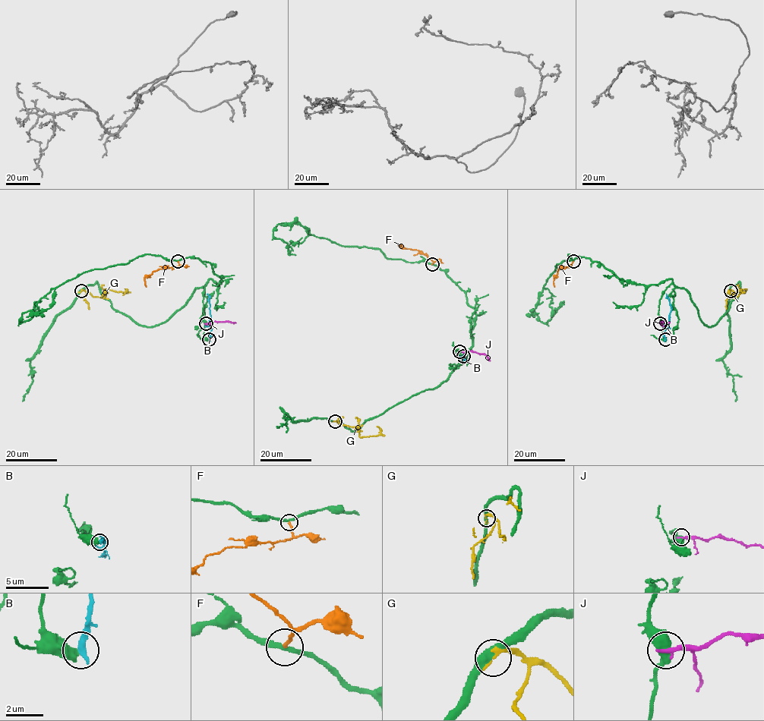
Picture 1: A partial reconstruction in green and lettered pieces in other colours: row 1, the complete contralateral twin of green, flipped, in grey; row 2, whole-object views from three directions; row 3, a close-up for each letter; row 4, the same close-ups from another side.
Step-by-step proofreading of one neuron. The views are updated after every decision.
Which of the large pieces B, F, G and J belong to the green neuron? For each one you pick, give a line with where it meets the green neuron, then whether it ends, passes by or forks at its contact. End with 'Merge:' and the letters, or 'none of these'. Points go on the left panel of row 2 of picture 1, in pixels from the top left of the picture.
Merge: none of these

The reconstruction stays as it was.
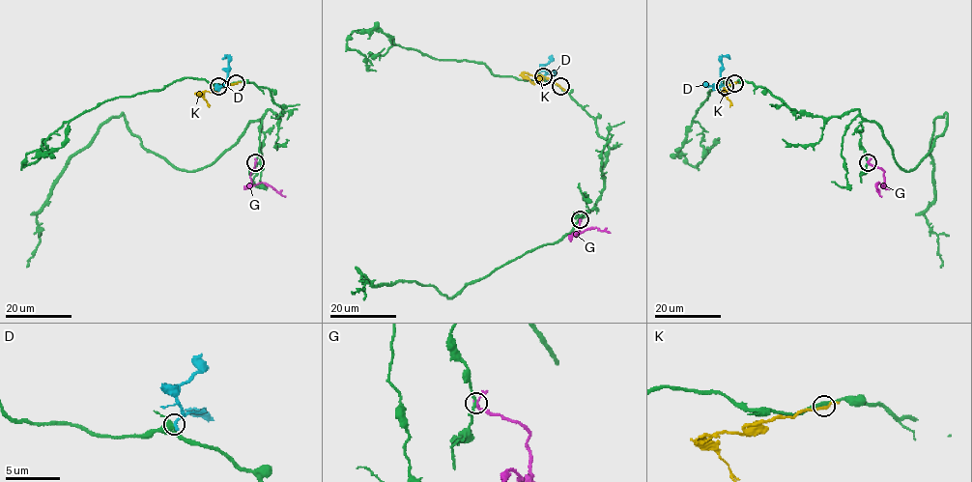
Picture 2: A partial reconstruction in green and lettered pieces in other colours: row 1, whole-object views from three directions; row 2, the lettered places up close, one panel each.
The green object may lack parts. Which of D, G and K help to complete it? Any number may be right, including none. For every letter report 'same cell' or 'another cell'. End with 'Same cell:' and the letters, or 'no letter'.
D: another cell
G: another cell
K: another cell
Same cell: no letter

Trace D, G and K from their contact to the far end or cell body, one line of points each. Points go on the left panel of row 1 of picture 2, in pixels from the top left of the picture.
D: (218, 86), (227, 77), (229, 58), (222, 59)
G: (255, 161), (249, 176), (250, 184), (265, 183), (285, 196)
K: (236, 83), (201, 92), (199, 95), (209, 107)

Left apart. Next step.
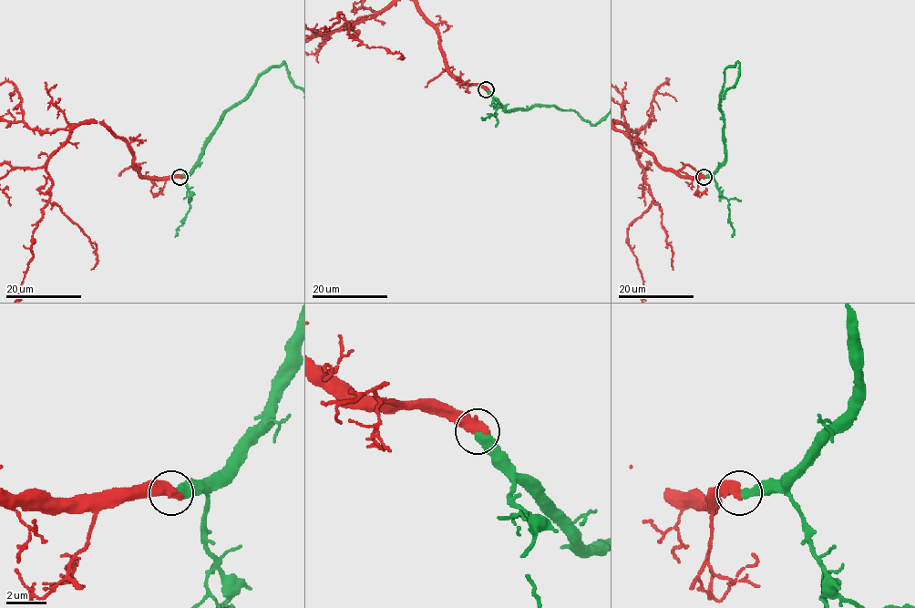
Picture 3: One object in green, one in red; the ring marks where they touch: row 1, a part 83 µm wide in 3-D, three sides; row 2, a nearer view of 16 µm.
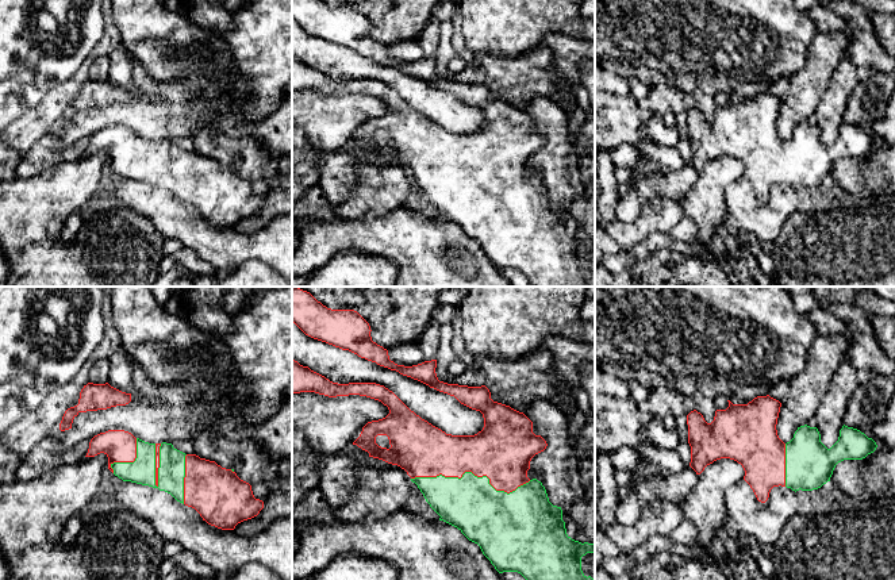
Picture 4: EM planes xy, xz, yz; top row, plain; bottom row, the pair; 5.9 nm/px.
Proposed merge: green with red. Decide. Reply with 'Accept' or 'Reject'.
Accept

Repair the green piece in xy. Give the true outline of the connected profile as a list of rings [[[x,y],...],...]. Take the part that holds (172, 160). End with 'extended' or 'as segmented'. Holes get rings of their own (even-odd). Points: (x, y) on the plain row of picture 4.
[[[124,127],[95,132],[85,154],[104,150],[108,166],[122,176],[158,185],[195,206],[203,218],[222,227],[234,227],[264,206],[251,183],[215,158],[185,151],[172,141],[149,141]]] | extended

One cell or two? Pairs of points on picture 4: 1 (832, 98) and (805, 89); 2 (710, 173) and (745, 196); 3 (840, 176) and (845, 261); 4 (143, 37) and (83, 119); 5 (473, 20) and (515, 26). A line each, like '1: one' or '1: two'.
1: two
2: two
3: two
4: two
5: one

